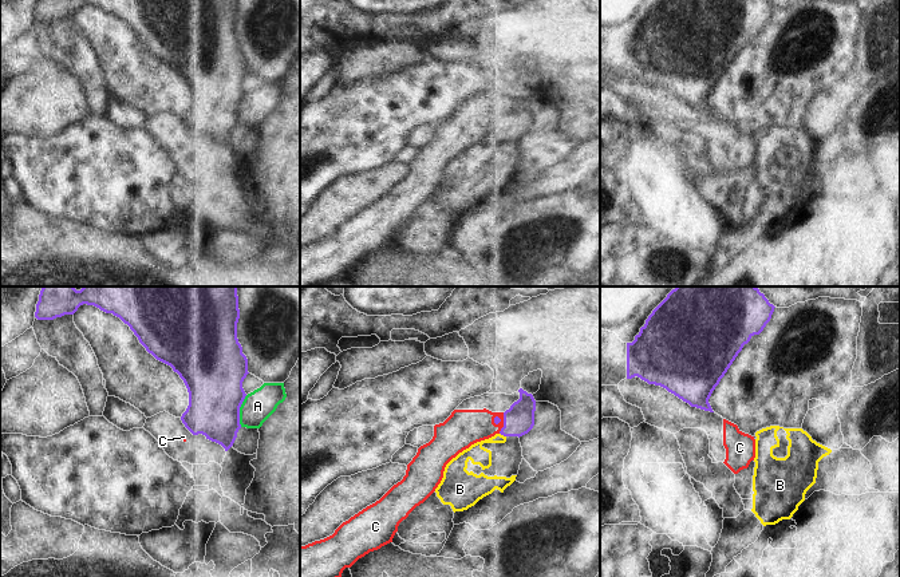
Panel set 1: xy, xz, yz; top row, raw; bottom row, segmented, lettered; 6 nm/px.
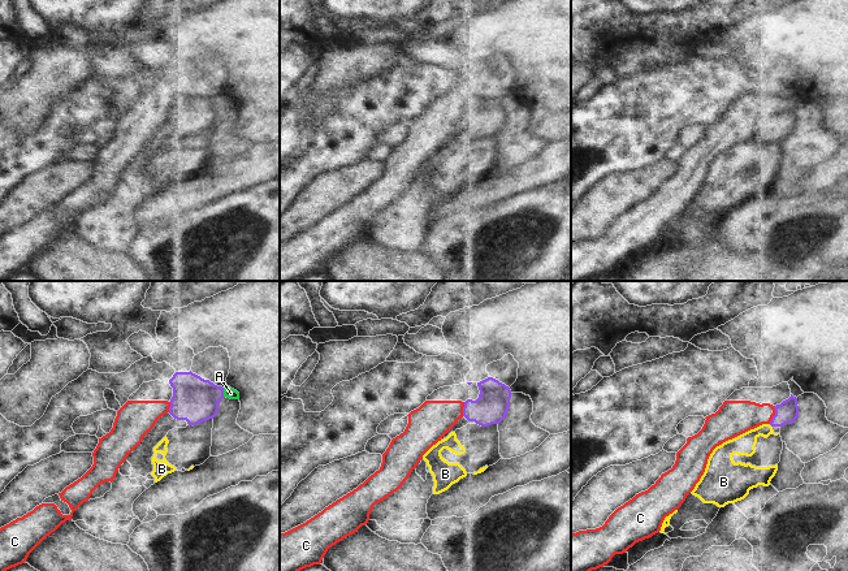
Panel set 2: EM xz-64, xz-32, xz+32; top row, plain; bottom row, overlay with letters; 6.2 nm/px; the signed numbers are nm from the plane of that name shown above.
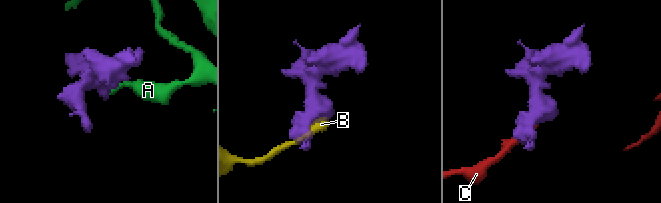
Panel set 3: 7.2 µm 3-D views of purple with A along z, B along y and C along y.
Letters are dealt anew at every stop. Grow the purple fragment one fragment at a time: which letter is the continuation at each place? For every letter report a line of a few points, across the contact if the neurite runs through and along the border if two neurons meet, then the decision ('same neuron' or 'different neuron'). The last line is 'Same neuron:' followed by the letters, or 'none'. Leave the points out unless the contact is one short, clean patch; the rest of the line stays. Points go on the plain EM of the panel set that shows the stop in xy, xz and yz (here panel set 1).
A: line xy (247, 95), (240, 107), (240, 126); different neuron
B: line xz (500, 133), (505, 137); different neuron
C: line xz (504, 113), (504, 126), (498, 133); different neuron
Same neuron: none

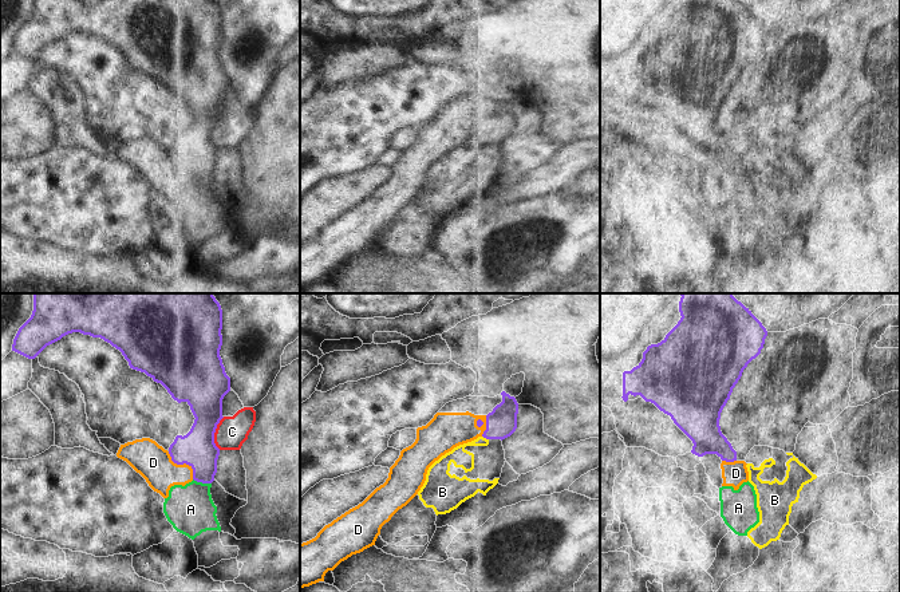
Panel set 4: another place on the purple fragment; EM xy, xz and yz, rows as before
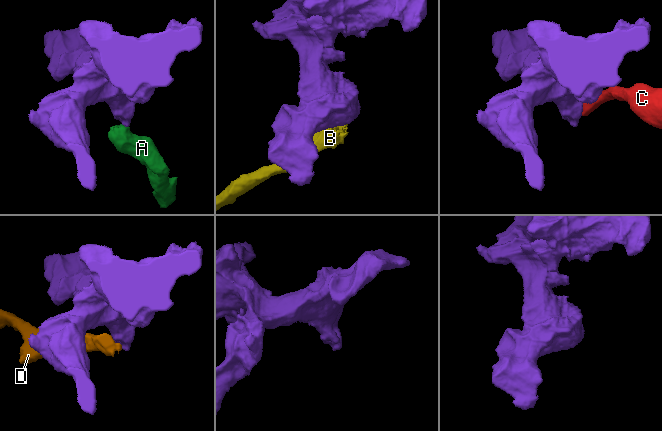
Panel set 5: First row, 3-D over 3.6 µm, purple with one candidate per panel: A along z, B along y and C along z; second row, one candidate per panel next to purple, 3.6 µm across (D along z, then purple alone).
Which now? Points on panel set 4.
A: line xy (197, 149), (202, 156), (202, 182), (190, 209); same neuron
B: line xz (482, 135), (488, 139); different neuron
C: line xy (224, 117), (214, 133), (214, 145), (218, 149); different neuron
D: line xy (168, 152), (174, 162), (186, 164), (192, 169), (193, 178); different neuron
Same neuron: A

